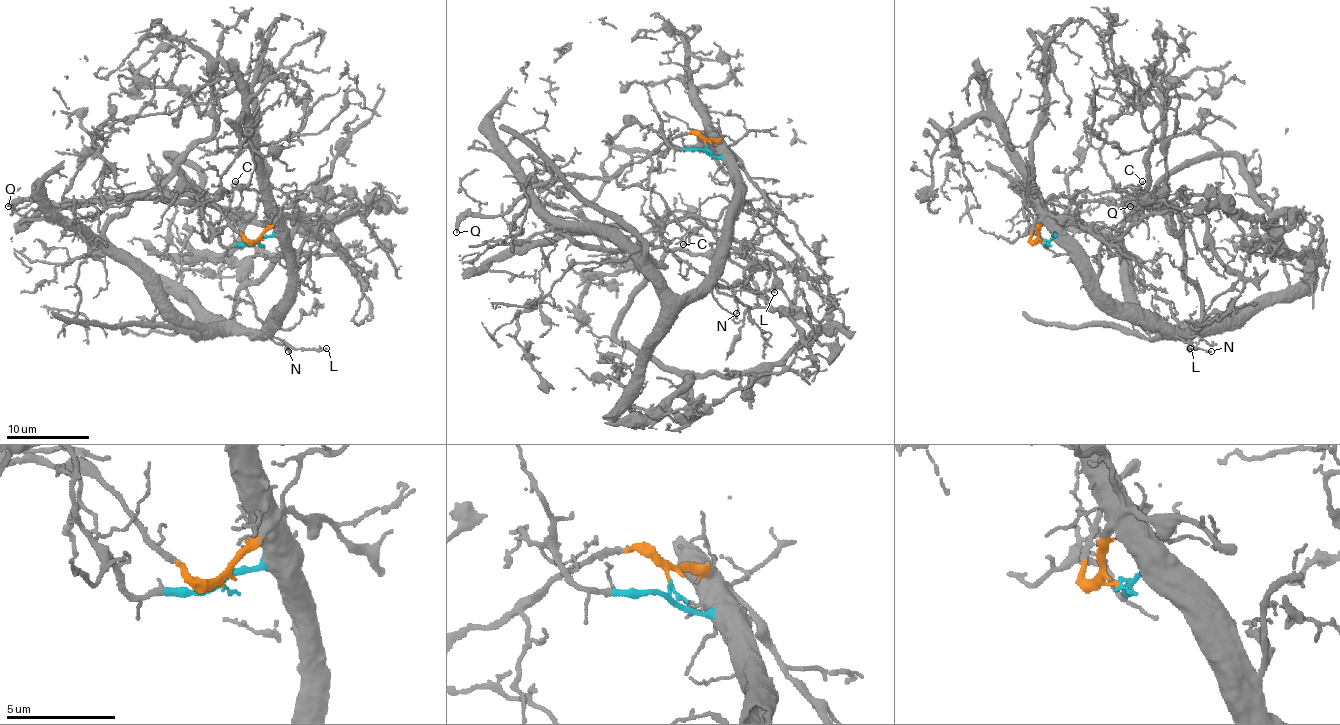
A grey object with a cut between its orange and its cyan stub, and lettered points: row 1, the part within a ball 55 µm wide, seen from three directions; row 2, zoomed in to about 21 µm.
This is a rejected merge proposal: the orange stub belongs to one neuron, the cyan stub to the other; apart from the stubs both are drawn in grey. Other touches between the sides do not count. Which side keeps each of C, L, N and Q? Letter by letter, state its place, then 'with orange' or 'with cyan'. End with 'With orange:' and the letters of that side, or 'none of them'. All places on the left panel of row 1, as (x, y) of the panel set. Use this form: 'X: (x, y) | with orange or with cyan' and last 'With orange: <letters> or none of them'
C: (235, 181) | with orange
L: (326, 348) | with cyan
N: (288, 351) | with cyan
Q: (8, 206) | with orange
With orange: C, Q

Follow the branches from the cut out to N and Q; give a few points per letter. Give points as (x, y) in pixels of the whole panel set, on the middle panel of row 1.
N: (705, 146), (710, 154), (724, 158), (734, 168), (737, 202), (726, 226), (720, 278), (734, 295), (737, 313)
Q: (705, 146), (695, 133), (681, 133), (604, 179), (569, 175), (540, 181), (496, 216), (465, 216), (457, 233)

